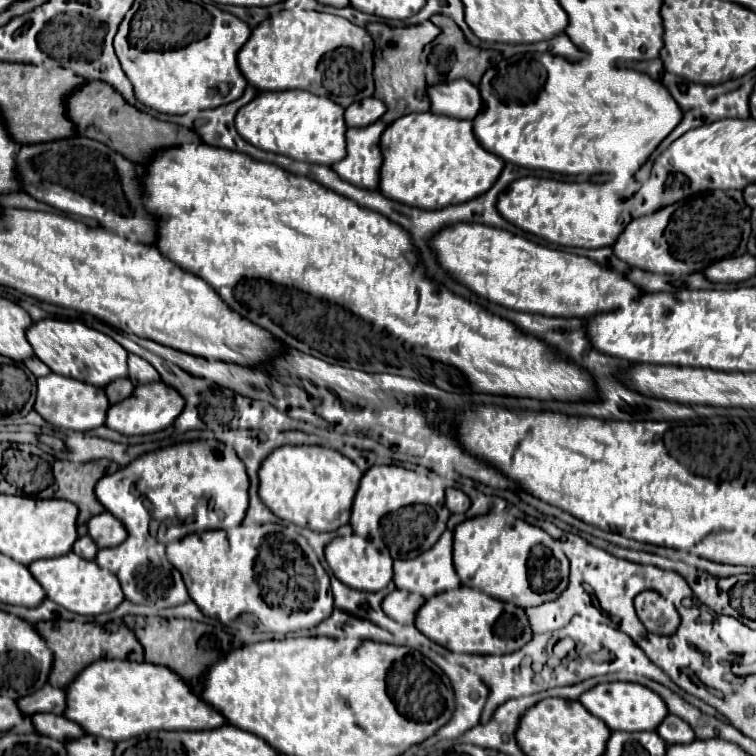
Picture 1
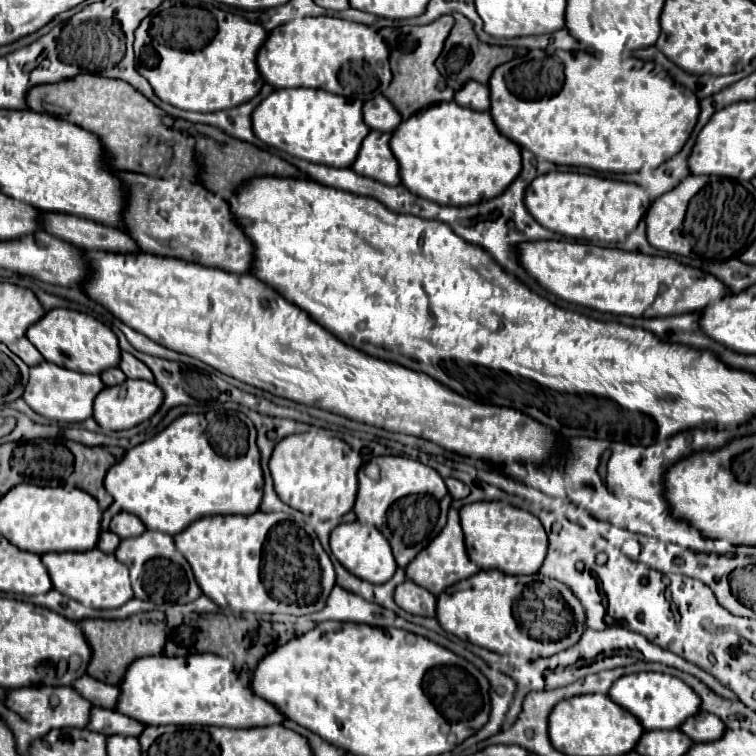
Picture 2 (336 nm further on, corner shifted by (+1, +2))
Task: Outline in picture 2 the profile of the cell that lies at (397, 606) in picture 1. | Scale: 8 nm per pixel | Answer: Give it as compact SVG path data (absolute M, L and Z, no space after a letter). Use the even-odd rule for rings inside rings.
M408 580L396 588L394 602L402 610L416 614L416 616L434 616L436 614L436 596Z

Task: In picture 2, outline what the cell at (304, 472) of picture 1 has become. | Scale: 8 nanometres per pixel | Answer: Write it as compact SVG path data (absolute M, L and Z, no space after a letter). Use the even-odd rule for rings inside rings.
M323 429L294 434L280 440L270 458L270 472L278 498L302 514L314 514L320 520L338 520L352 510L358 490L358 470L363 461L344 440L327 437Z

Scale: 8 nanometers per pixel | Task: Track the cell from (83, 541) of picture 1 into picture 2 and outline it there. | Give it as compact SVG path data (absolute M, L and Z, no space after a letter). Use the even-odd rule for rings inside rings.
M102 532L96 548L102 548L102 552L114 552L118 544L120 544L120 538L114 532Z

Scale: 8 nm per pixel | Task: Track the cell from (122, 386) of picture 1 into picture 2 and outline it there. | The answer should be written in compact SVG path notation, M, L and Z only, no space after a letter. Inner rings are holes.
M110 368L110 370L102 372L100 378L102 378L104 386L118 386L118 384L122 384L126 380L126 376L124 376L124 372L120 368Z

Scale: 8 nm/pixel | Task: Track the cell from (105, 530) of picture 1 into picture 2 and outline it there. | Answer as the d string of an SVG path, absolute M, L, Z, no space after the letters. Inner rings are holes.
M120 512L120 514L116 514L116 516L112 518L110 530L124 540L124 538L140 536L142 532L146 532L146 526L140 522L140 518L136 518L136 516L128 514L128 512Z

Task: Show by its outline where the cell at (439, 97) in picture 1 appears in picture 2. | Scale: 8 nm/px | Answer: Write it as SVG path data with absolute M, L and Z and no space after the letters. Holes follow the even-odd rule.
M466 82L454 96L454 102L470 110L488 110L490 108L490 90L480 82Z

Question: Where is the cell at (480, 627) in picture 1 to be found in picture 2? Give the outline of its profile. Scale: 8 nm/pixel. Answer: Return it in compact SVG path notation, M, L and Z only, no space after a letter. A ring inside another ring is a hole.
M482 570L466 580L460 580L458 584L446 588L438 596L436 618L446 632L458 636L460 640L468 640L470 644L482 646L482 648L498 652L498 654L522 656L526 652L524 658L536 660L536 658L546 658L556 652L562 652L564 648L570 648L572 644L576 644L580 640L582 632L586 630L582 606L578 604L578 600L574 600L574 596L570 592L564 592L564 596L568 600L562 598L560 634L544 634L540 638L532 638L518 628L518 624L512 616L512 604L518 598L516 576L508 576L498 570Z

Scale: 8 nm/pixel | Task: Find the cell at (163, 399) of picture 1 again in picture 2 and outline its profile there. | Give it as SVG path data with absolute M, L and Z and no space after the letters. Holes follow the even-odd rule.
M126 380L114 388L104 388L94 400L94 420L102 430L128 430L138 426L140 422L152 418L164 402L164 392L146 380Z

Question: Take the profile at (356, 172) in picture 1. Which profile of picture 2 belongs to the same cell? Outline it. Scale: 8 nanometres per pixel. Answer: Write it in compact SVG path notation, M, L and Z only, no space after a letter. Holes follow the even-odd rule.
M370 130L370 134L362 142L358 158L352 164L354 172L370 176L372 180L378 180L382 184L400 184L398 162L388 146L390 136L392 134L388 132Z

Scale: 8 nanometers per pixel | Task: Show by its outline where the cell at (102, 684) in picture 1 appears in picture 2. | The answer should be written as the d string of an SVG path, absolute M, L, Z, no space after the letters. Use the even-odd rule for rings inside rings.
M190 654L176 658L146 656L134 660L120 682L116 710L144 726L200 724L250 728L280 724L284 720L282 714L270 706L270 702L254 696L248 686L240 684L226 658L214 654Z

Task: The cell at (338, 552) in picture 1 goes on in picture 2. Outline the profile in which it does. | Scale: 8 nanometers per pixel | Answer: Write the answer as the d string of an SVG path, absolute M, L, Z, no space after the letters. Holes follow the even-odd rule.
M350 522L350 524L336 526L330 534L330 550L342 566L346 566L354 576L358 576L370 584L384 584L394 576L396 562L392 556L392 548L388 544L388 540L370 524Z

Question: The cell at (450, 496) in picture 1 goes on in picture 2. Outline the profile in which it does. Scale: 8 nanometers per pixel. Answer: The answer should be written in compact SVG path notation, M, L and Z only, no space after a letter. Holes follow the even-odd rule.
M448 478L448 480L446 480L446 486L448 486L448 490L450 490L450 496L456 498L456 500L466 498L466 496L470 494L470 488L468 488L464 482L456 480L456 478Z

